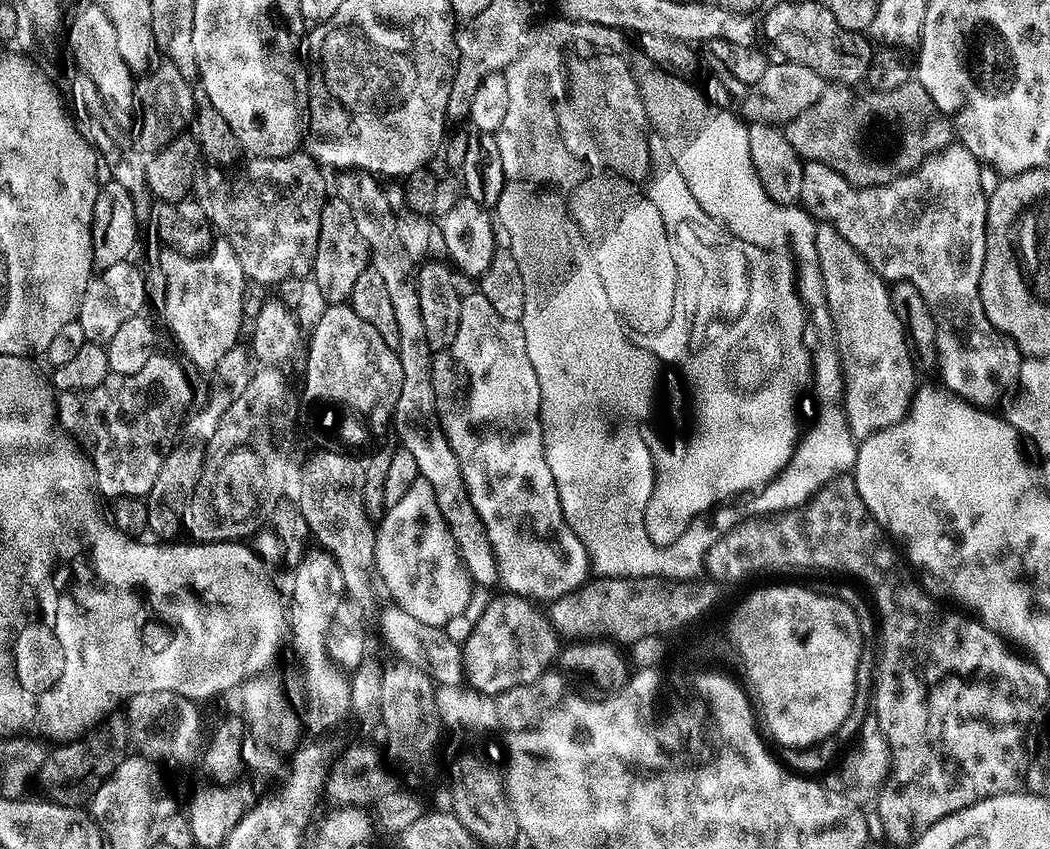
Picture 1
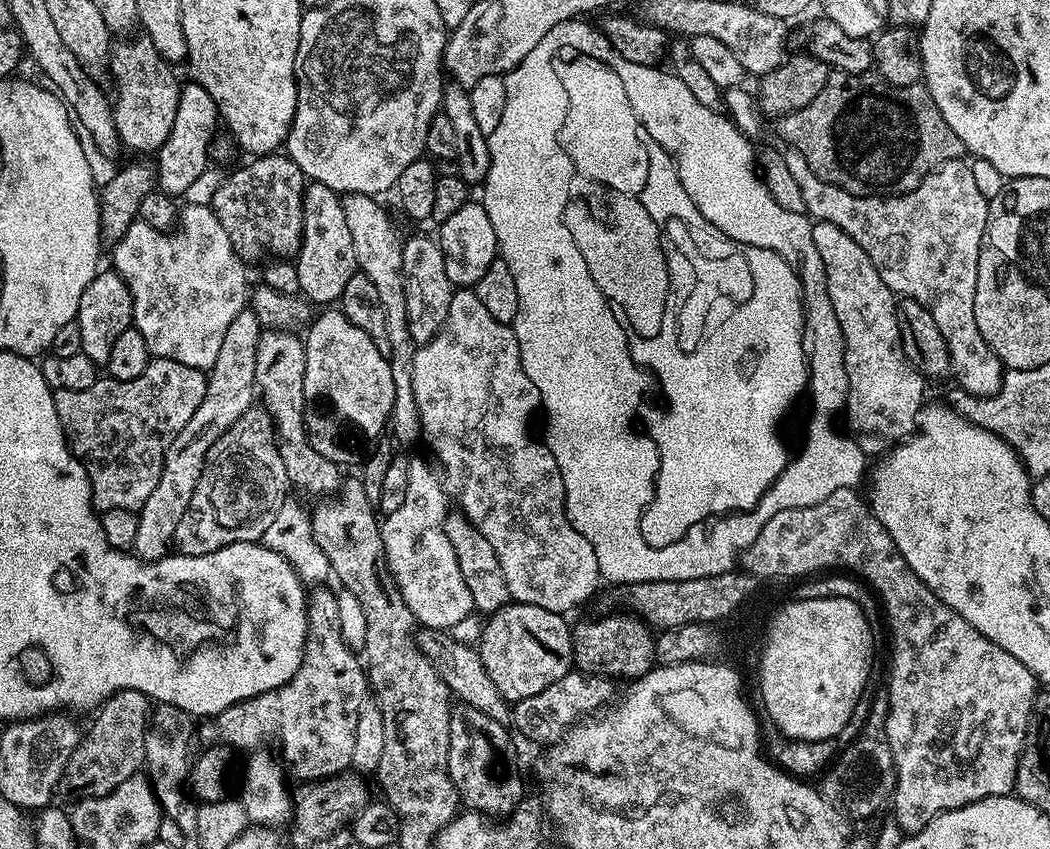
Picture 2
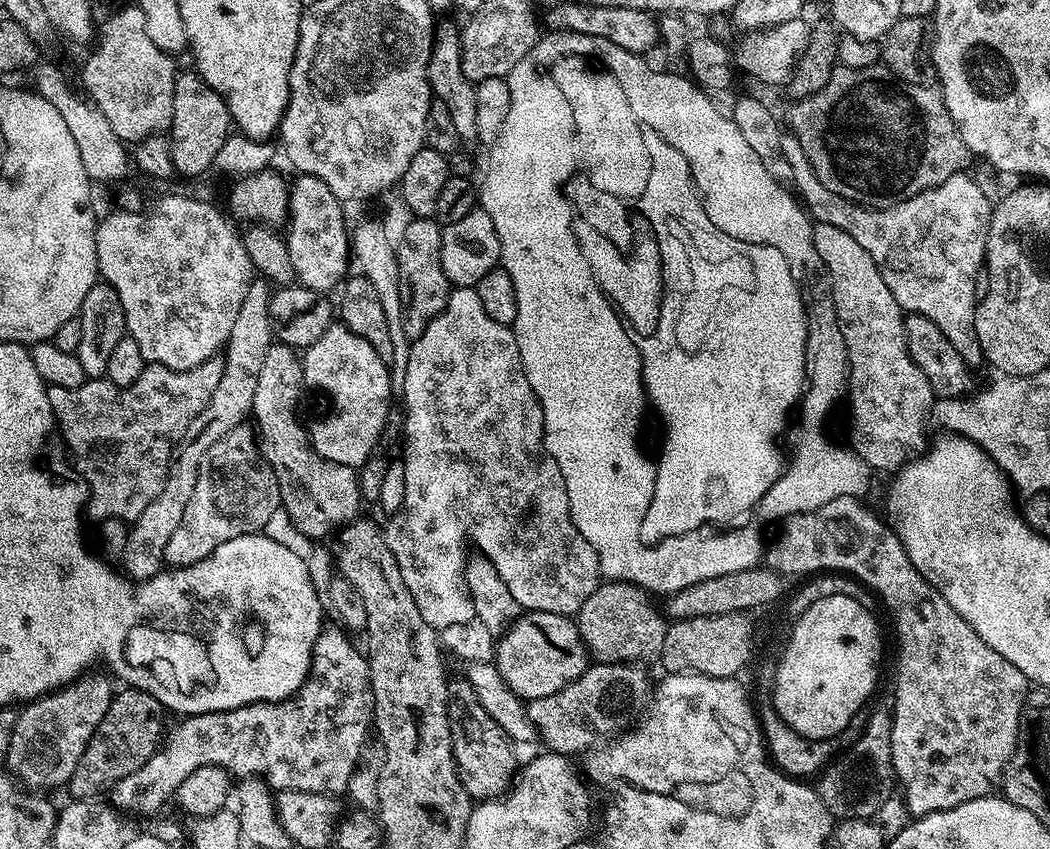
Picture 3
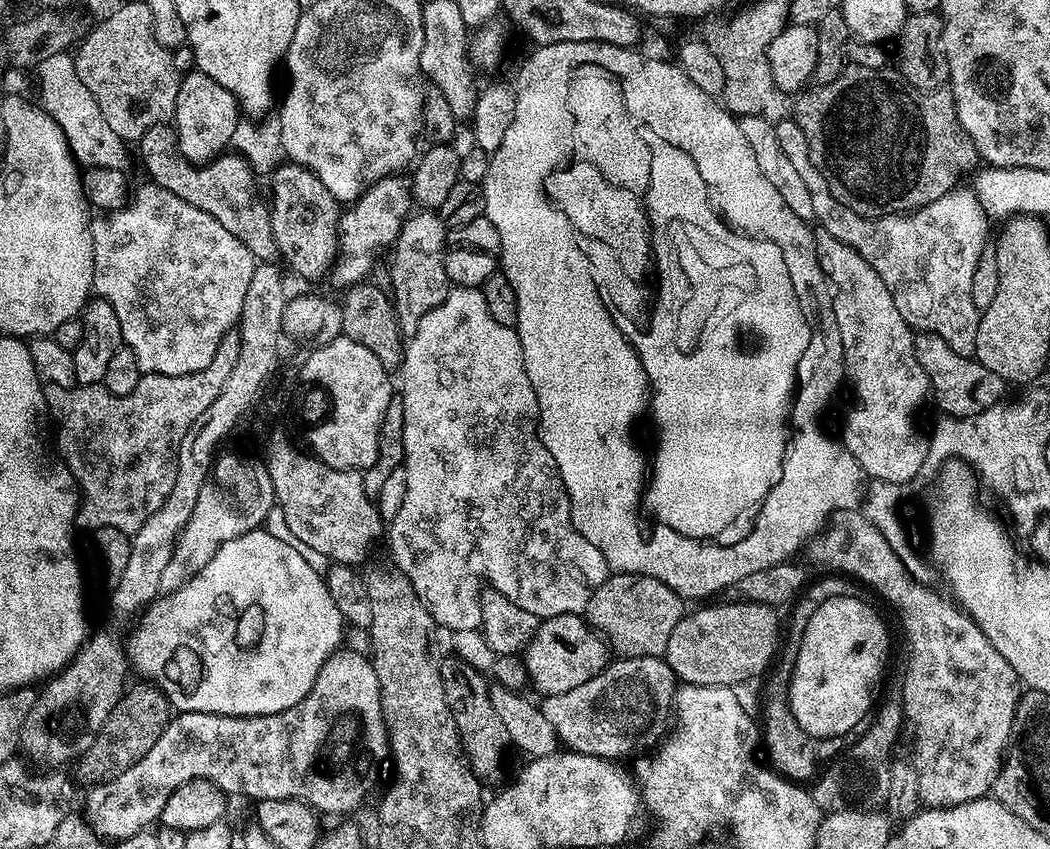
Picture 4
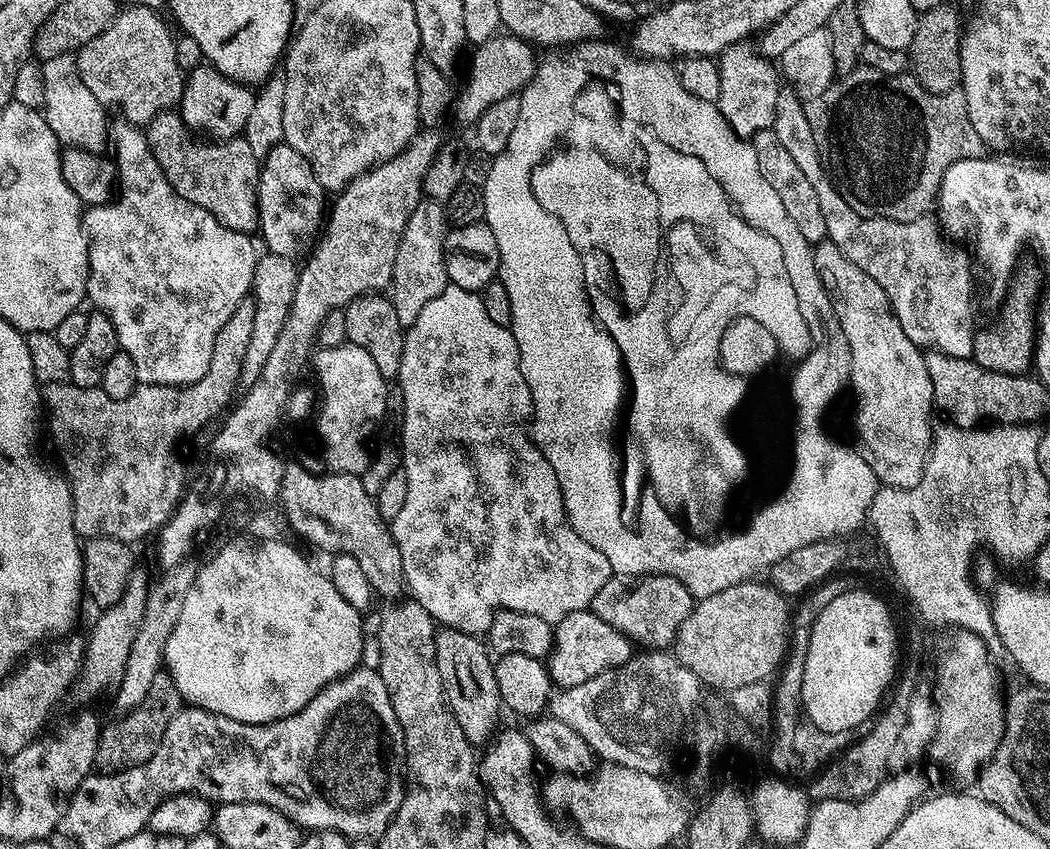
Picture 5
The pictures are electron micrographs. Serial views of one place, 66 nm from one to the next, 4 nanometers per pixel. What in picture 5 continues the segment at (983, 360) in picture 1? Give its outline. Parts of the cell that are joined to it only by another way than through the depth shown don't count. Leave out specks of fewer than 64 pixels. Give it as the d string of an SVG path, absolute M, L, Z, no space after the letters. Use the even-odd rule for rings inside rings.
M784 86L780 89L780 93L778 94L778 106L776 107L776 117L774 118L771 129L776 132L779 142L782 142L783 149L794 158L795 164L799 165L799 169L802 170L802 173L806 174L807 181L814 186L814 191L818 194L818 201L821 202L823 217L826 218L826 230L828 231L827 239L832 240L834 246L838 246L838 250L842 250L842 254L846 254L846 258L850 258L850 262L854 262L854 266L859 266L862 270L866 270L866 274L870 274L870 278L874 278L874 282L878 282L878 286L882 286L882 290L886 290L886 298L890 302L890 306L894 310L894 314L898 318L902 330L906 330L906 338L910 338L910 342L914 342L916 347L921 350L941 352L947 356L962 358L963 360L969 359L974 350L974 338L978 331L976 316L972 313L972 268L974 272L974 264L970 259L969 253L967 256L960 248L947 248L932 218L915 220L914 222L894 222L893 220L883 220L880 216L858 215L846 202L846 198L842 198L842 194L838 194L838 190L832 184L832 179L824 173L824 167L820 161L820 155L818 154L818 146L814 146L814 134L810 134L810 122L806 122L804 101L792 91L791 87Z

